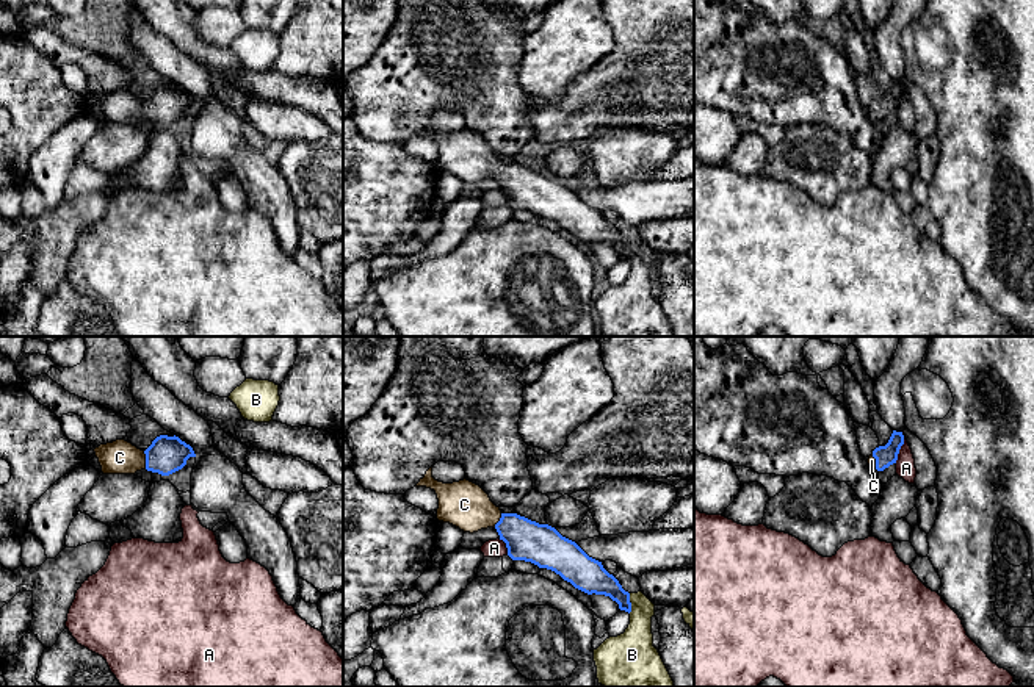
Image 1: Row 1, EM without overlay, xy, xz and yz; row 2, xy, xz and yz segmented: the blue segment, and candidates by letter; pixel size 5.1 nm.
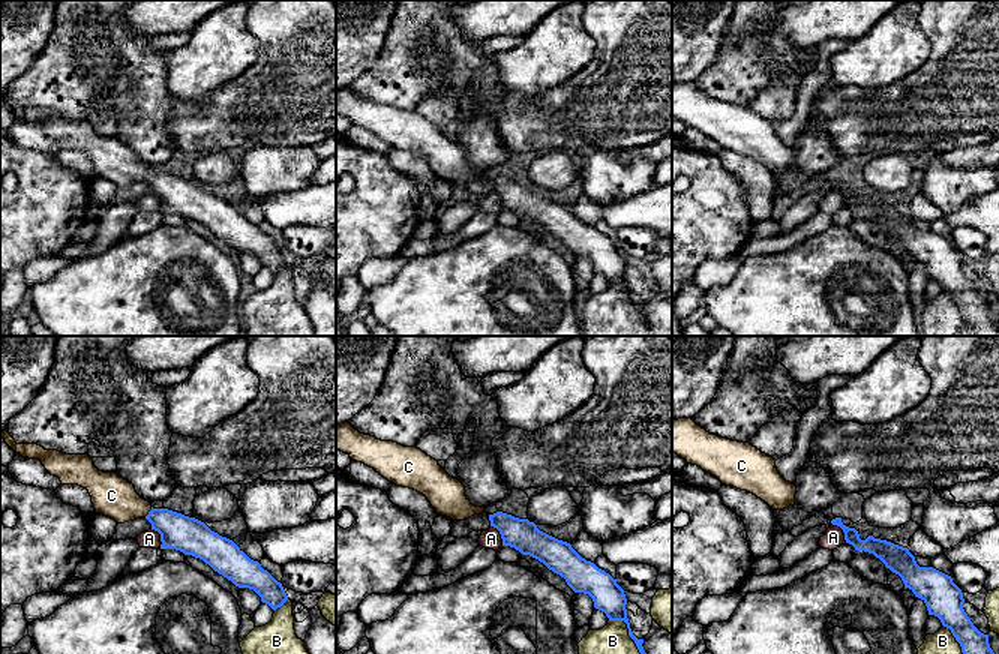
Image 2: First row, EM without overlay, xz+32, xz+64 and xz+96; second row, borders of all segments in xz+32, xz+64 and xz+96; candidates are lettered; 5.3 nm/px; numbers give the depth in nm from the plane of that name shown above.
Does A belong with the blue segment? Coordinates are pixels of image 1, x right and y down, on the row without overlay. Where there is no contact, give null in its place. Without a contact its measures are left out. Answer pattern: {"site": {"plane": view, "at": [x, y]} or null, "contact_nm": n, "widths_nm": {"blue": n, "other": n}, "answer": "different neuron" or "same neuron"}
{"site": {"plane": "yz", "at": [900, 97]}, "contact_nm": 170, "widths_nm": {"blue": 110, "other": 100}, "answer": "different neuron"}

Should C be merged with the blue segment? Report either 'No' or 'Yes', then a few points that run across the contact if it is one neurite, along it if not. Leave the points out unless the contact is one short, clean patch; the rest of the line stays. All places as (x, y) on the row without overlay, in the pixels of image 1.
Yes. Line: xy (166, 104), (146, 110), (119, 107)

